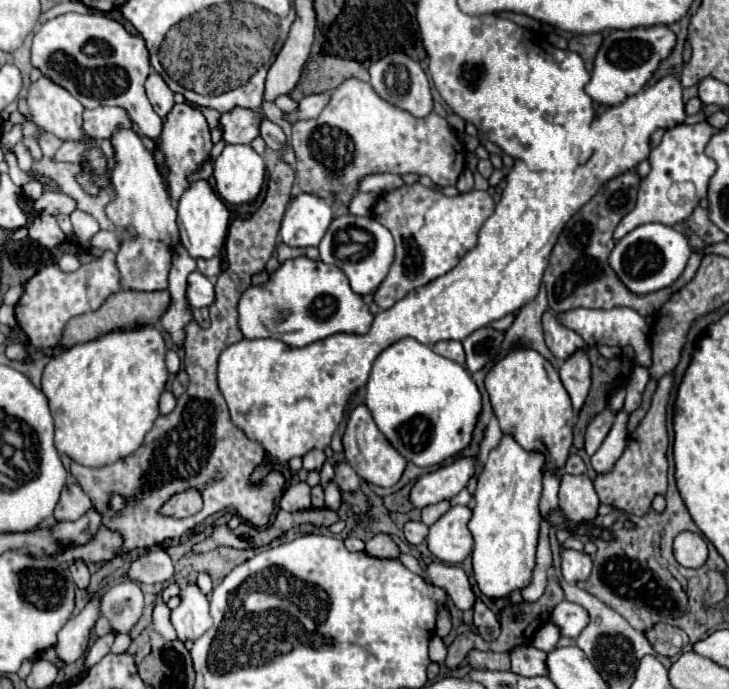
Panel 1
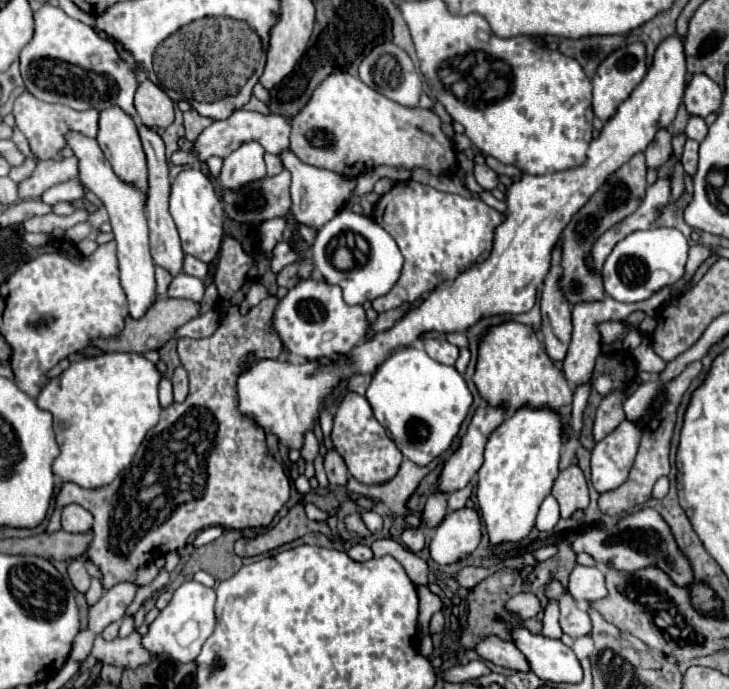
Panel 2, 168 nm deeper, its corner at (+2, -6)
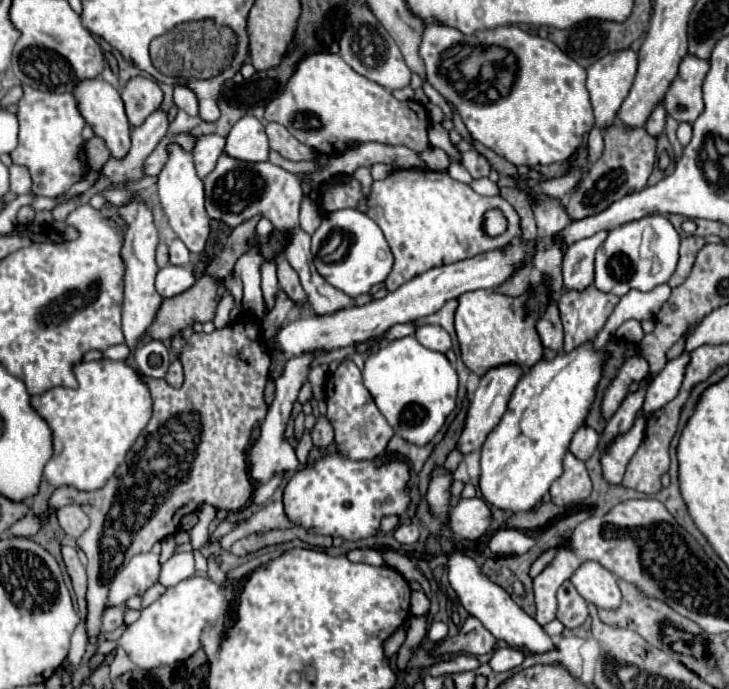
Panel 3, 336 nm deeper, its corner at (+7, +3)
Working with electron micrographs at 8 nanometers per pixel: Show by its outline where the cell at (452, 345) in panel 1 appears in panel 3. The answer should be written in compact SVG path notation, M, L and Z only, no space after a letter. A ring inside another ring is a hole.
M432 324L420 326L420 328L416 330L416 338L418 338L418 342L420 342L422 346L426 346L426 348L430 348L430 350L436 350L436 352L442 352L442 354L444 354L446 350L450 350L450 346L452 346L448 332L446 332L444 328L432 326Z

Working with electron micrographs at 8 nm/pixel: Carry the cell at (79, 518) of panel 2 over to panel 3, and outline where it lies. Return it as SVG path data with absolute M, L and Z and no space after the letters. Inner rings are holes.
M70 504L70 506L64 506L64 508L56 510L56 516L58 516L58 522L60 522L62 530L72 538L82 536L84 530L90 526L90 518L76 504Z

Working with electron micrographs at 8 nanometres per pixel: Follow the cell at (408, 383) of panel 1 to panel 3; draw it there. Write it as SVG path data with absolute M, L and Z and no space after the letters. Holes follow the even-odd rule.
M414 336L394 340L378 352L372 352L362 370L362 378L378 410L384 414L394 432L414 446L426 446L456 406L456 370L444 354L424 348Z

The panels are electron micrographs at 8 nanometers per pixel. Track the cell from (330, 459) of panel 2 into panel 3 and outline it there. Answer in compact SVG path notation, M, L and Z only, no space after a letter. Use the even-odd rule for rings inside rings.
M318 418L316 426L312 430L312 442L320 450L326 450L334 444L334 430L326 418Z

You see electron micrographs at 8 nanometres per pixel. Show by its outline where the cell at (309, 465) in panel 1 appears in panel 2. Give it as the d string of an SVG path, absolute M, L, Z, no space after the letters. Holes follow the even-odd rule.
M307 431L307 433L303 435L301 457L303 457L305 461L313 461L313 459L317 457L317 453L319 453L319 441L317 441L317 437L315 437L311 431Z

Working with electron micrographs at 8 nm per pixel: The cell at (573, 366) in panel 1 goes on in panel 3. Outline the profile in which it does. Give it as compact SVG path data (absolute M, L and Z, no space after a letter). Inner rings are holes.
M596 286L584 290L566 290L560 300L560 318L564 324L564 352L592 342L604 328L608 316L618 304L618 296L604 294Z

